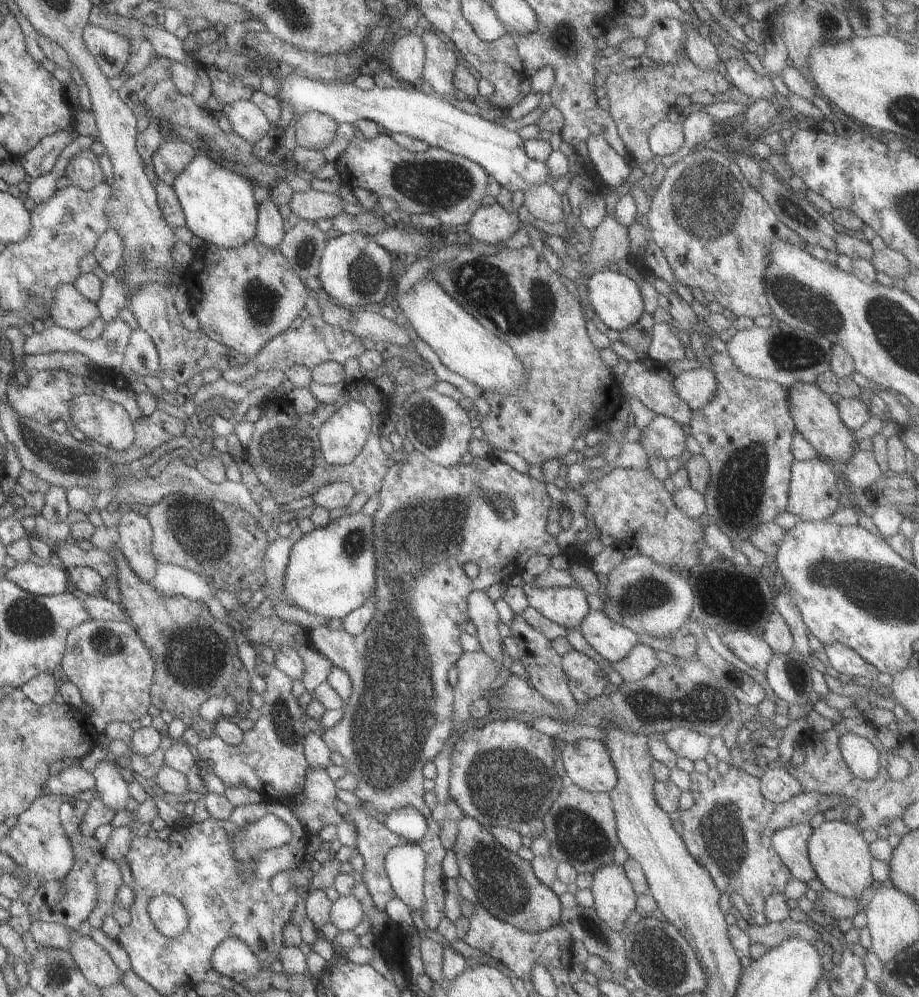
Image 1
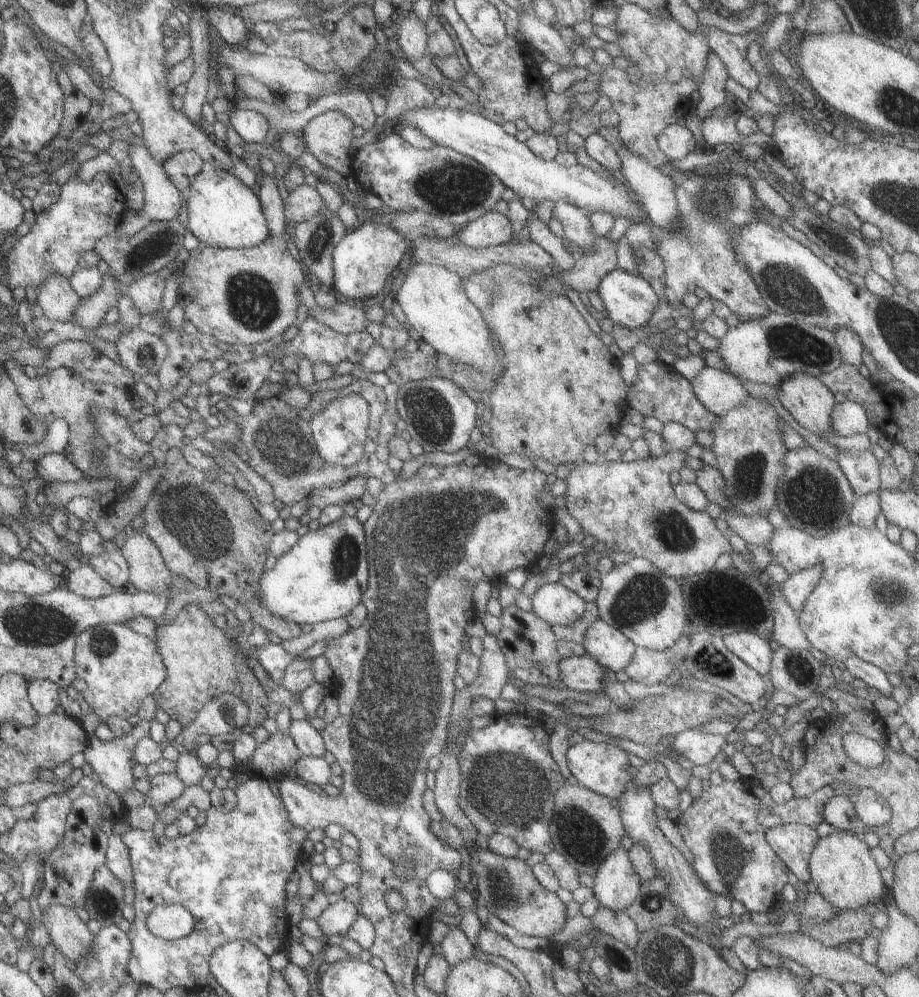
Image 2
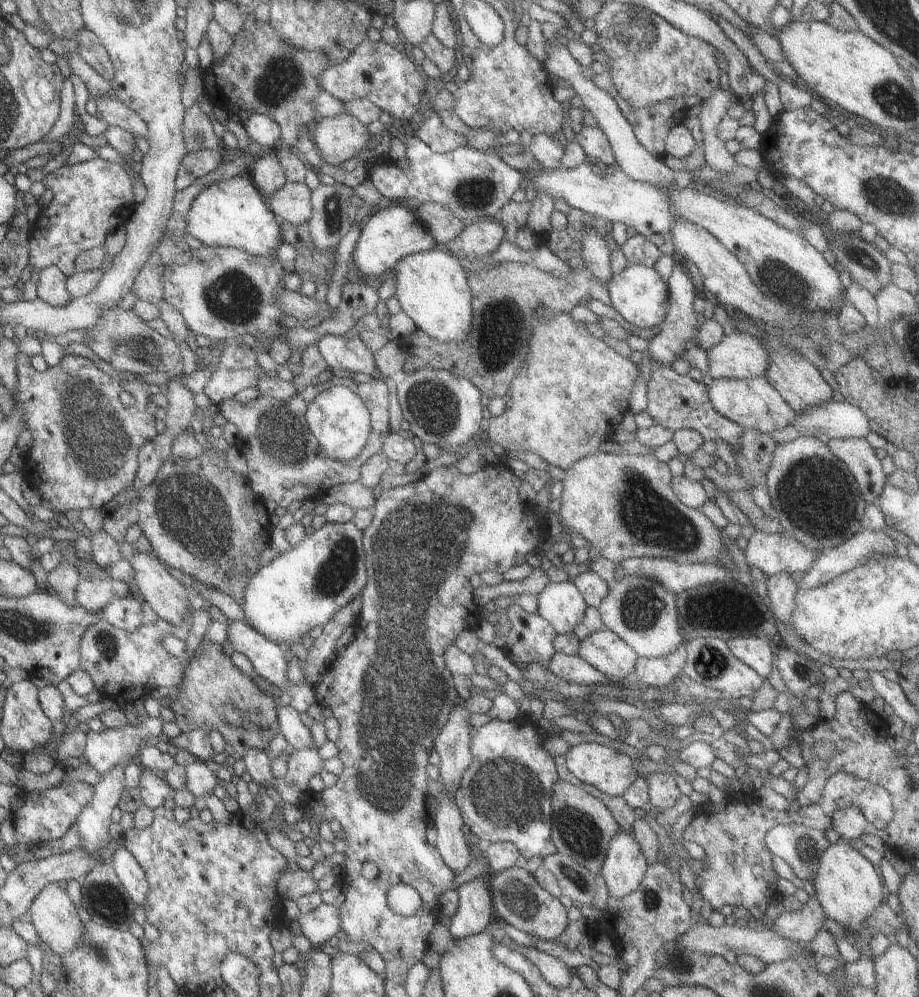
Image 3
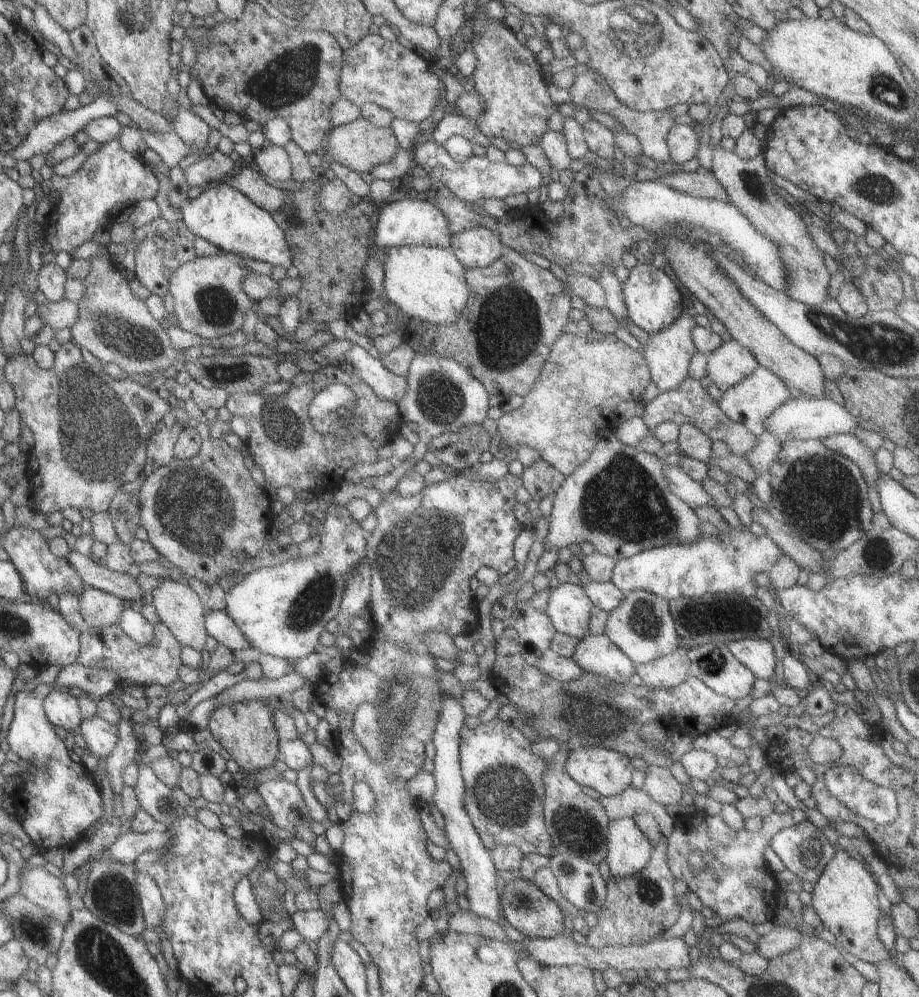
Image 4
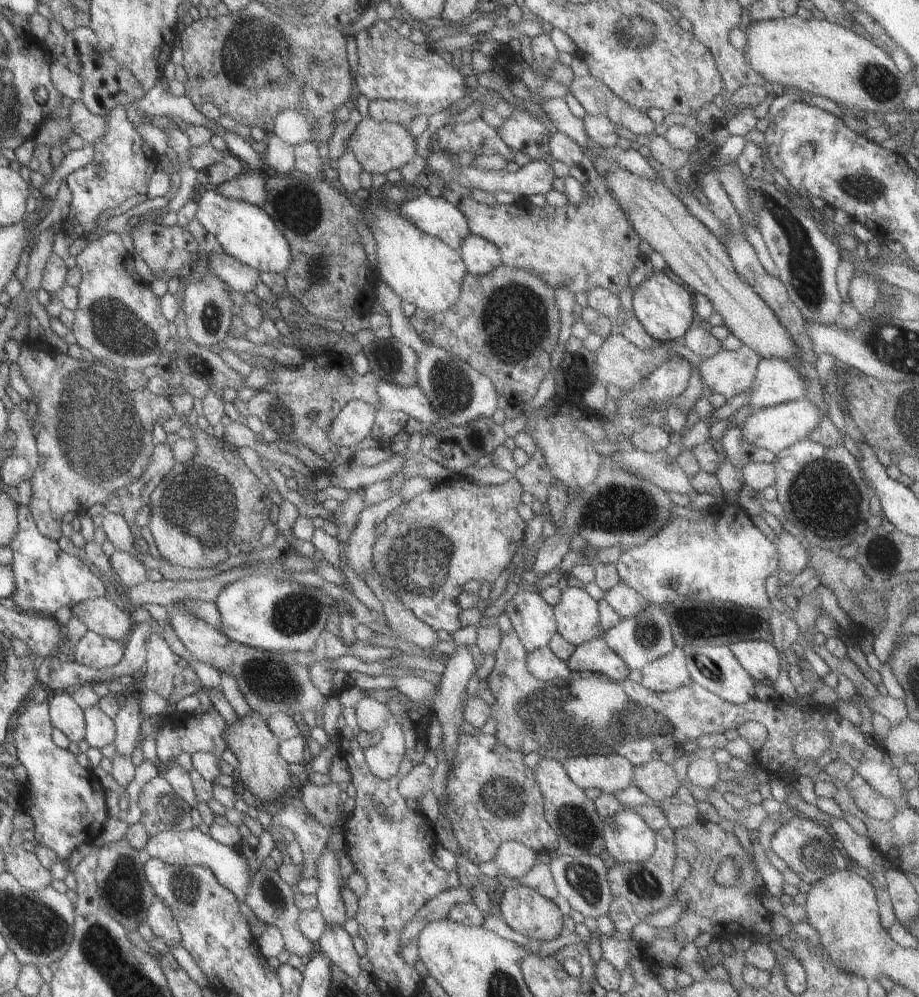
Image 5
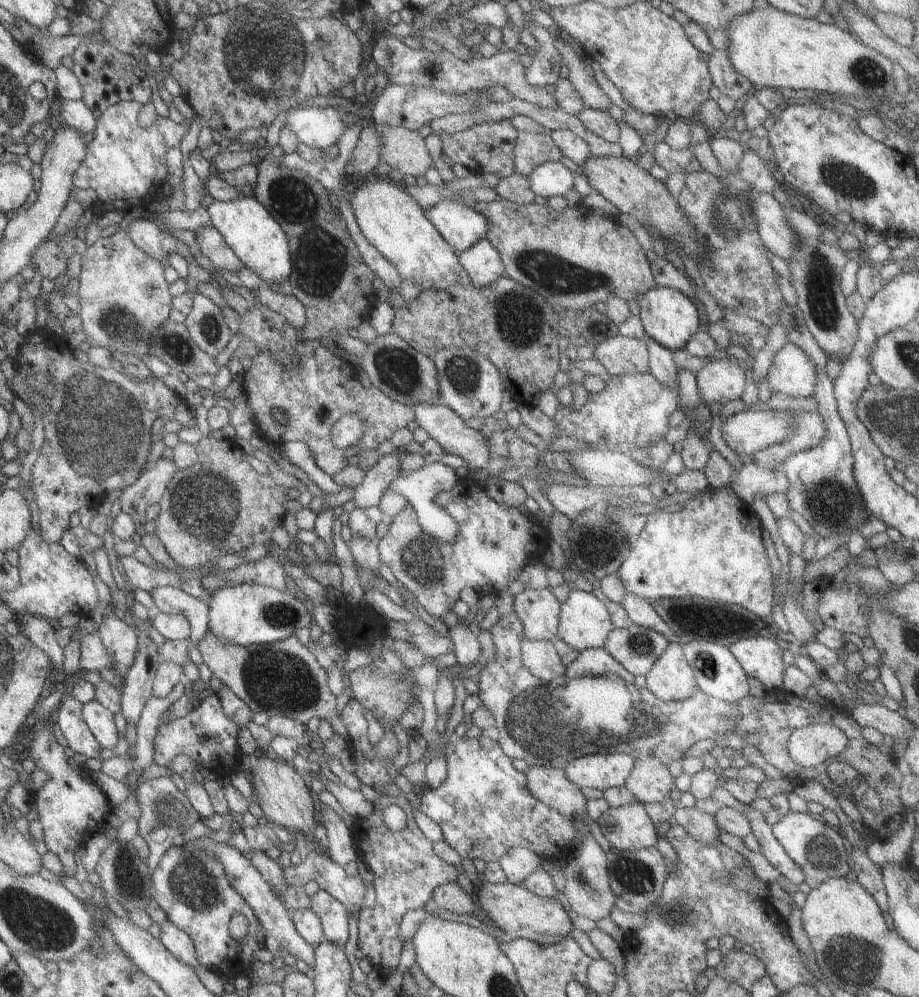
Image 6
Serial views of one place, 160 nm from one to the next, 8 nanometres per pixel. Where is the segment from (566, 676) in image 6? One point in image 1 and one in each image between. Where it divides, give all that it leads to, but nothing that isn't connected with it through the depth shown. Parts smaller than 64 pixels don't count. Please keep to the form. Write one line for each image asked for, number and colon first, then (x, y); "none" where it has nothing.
1: (610, 641)
2: (603, 643)
3: (603, 650)
4: (596, 654)
5: (593, 656)

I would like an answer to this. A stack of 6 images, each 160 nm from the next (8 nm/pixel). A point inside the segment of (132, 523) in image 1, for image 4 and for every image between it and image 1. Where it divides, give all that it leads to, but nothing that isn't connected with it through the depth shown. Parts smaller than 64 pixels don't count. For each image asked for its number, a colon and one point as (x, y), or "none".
2: (146, 572)
3: (169, 600)
4: (178, 607)

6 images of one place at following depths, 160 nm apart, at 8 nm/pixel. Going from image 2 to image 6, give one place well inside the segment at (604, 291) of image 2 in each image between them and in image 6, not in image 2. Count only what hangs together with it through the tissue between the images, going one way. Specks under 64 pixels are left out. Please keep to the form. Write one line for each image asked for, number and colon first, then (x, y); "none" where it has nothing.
3: (636, 292)
4: (652, 301)
5: (664, 309)
6: (668, 317)

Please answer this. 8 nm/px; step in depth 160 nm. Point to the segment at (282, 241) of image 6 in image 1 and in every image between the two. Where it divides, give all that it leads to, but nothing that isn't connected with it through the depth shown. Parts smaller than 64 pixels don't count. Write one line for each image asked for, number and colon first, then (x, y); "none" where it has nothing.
1: (218, 206)
2: (222, 212)
3: (228, 213)
4: (227, 219)
5: (243, 231)

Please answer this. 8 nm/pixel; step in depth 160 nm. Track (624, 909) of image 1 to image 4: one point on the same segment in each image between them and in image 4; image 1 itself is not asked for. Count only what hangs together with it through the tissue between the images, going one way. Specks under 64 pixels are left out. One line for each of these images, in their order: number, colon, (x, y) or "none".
2: (614, 885)
3: (623, 866)
4: (627, 850)

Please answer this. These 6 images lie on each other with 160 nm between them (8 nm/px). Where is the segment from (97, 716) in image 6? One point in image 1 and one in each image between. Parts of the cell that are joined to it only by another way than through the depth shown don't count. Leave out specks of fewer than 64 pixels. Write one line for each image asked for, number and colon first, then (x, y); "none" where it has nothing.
1: (111, 789)
2: (110, 762)
3: (102, 749)
4: (100, 736)
5: (99, 730)

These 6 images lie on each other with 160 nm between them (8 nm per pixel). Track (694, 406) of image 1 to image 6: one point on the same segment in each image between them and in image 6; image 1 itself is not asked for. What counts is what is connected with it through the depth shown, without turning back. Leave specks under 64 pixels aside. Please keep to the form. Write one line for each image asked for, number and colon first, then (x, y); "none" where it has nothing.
2: (716, 391)
3: (753, 403)
4: (748, 402)
5: (775, 381)
6: (791, 373)

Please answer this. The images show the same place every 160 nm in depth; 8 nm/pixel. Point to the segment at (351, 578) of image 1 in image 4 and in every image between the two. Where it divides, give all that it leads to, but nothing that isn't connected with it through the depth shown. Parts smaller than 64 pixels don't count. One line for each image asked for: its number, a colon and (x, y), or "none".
2: (322, 577)
3: (300, 588)
4: (281, 610)

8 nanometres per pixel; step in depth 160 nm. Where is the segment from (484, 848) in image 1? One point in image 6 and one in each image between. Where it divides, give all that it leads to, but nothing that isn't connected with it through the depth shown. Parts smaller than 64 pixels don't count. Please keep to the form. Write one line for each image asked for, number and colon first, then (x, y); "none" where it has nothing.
2: (506, 888)
3: (517, 899)
4: (532, 913)
5: (522, 909)
6: (511, 908)

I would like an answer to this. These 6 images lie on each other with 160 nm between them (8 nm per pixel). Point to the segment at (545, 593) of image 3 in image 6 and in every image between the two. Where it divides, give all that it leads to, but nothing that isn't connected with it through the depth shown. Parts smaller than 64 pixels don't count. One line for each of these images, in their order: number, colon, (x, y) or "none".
4: (569, 610)
5: (576, 614)
6: (583, 621)

